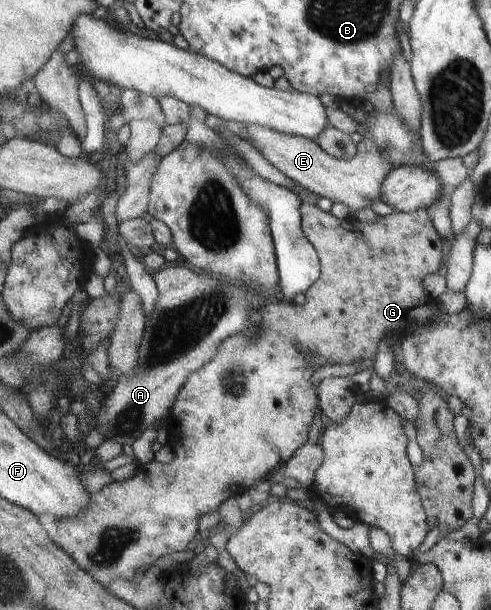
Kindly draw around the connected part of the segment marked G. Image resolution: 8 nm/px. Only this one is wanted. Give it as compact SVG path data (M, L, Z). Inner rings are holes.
M305 202L301 205L301 214L303 232L307 240L317 249L322 264L321 278L309 288L305 295L305 302L292 305L279 300L278 302L267 304L267 306L252 309L249 326L243 332L227 338L221 344L219 354L209 364L205 364L203 368L200 368L197 372L193 372L189 376L187 382L185 382L185 386L181 388L179 394L177 394L177 398L175 398L176 402L172 406L168 419L169 425L167 430L170 434L170 440L174 442L177 454L171 464L159 463L153 458L148 463L139 467L137 476L123 481L115 481L113 484L108 484L103 490L92 495L91 510L87 510L87 514L77 514L75 518L63 518L63 520L56 521L57 531L55 541L82 566L83 570L91 574L104 587L109 586L115 578L131 581L137 576L139 568L148 568L153 566L163 556L175 552L183 552L191 548L193 540L195 540L195 536L199 532L199 518L203 514L215 512L215 510L219 510L221 502L225 502L227 498L239 498L251 486L259 486L259 482L263 482L266 479L271 480L271 474L275 474L275 471L280 471L282 466L285 466L295 456L295 452L301 446L307 444L307 433L311 428L315 414L319 412L320 417L325 421L321 398L319 398L319 386L313 386L311 383L311 376L319 368L319 365L314 364L313 367L313 364L305 359L307 355L315 358L322 357L325 361L329 359L332 363L336 364L355 364L355 362L361 362L361 360L375 359L377 352L379 352L379 344L387 336L393 336L395 350L398 352L398 358L395 360L394 368L396 372L399 372L403 368L401 352L399 352L402 348L403 338L407 338L415 330L423 330L425 326L431 326L431 324L439 322L439 318L441 318L439 306L434 304L434 299L421 285L421 280L425 276L439 274L439 264L441 264L441 240L439 240L438 230L435 228L428 209L418 210L413 213L400 213L396 211L390 215L379 216L375 222L364 223L356 217L336 218L333 214L324 212L321 208L318 208L317 205ZM255 327L258 327L258 331L257 335L253 336L251 334L253 330L250 329Z

